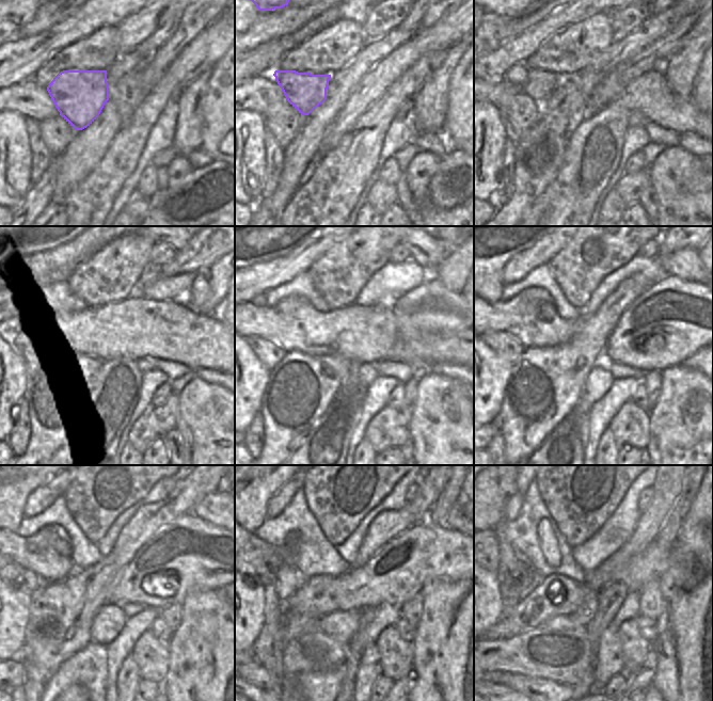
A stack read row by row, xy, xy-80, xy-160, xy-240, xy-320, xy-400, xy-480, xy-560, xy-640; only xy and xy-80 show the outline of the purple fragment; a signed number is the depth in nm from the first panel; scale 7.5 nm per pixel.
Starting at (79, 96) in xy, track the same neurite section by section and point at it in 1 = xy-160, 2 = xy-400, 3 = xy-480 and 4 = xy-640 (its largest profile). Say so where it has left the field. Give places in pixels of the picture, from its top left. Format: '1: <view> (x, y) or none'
1: xy-160 (517, 76)
2: xy-400 (495, 248)
3: xy-480 (17, 487)
4: xy-640 (495, 487)

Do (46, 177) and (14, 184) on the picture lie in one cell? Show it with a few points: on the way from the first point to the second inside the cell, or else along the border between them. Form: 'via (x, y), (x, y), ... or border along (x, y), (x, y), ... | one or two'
border along (32, 184), (25, 198), (18, 205) | two

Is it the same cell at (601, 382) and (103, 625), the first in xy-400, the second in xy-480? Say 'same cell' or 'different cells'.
same cell

